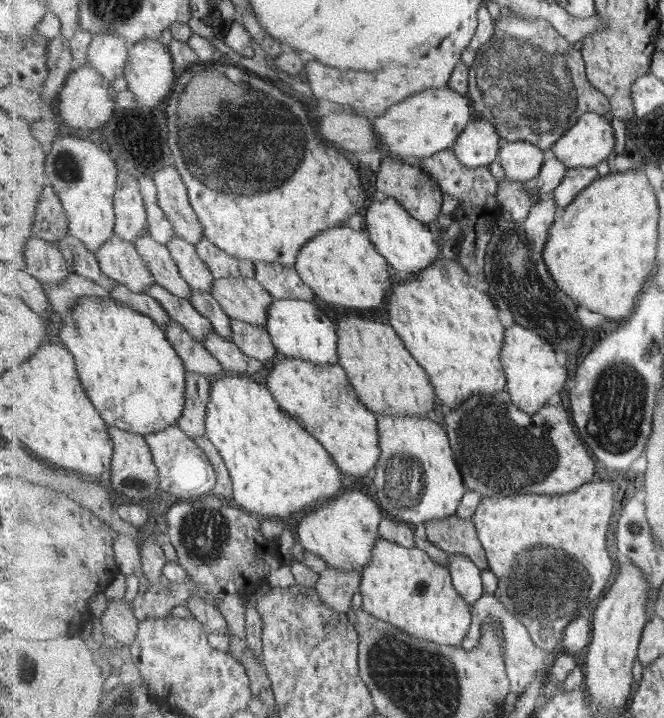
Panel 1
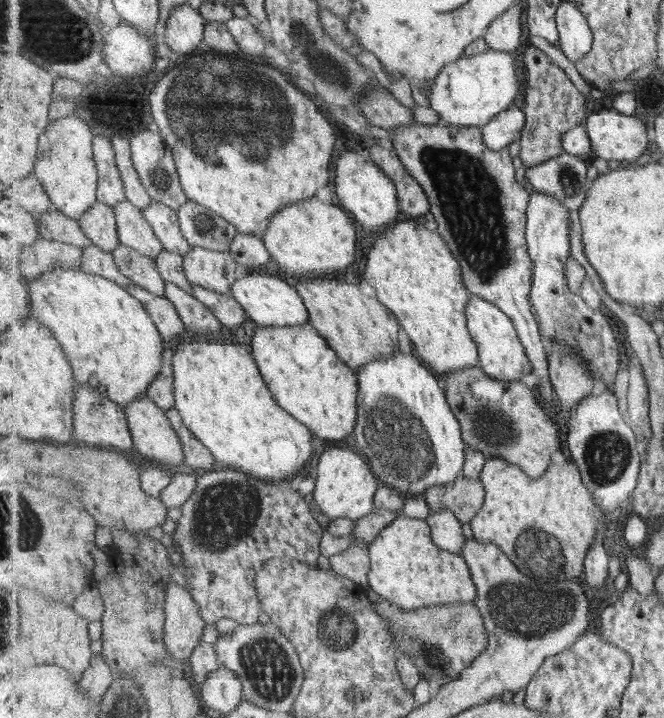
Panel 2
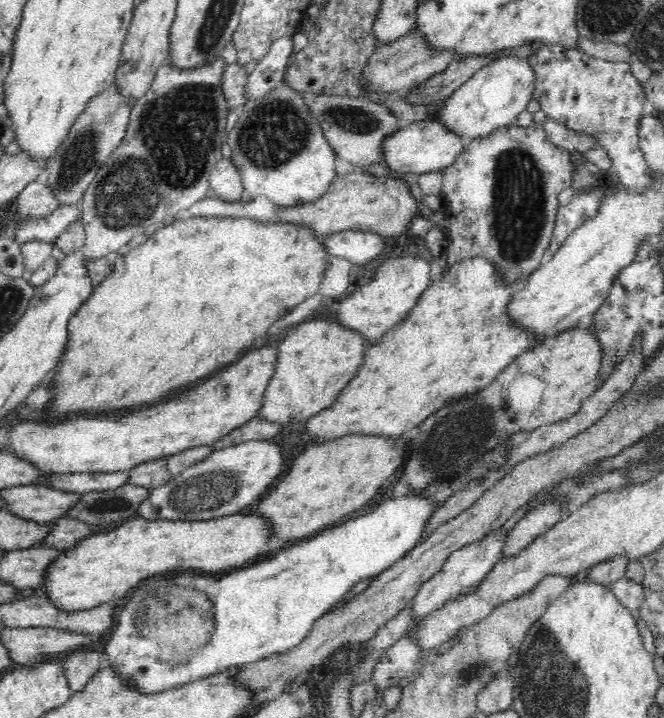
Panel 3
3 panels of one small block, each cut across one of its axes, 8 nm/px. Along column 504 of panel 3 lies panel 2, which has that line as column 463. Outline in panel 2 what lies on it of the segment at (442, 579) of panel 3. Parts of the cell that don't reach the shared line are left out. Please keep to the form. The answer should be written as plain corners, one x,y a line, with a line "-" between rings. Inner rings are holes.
441,510
441,512
430,514
426,522
432,528
432,538
436,546
463,557
463,546
467,539
463,534
461,522
451,510

